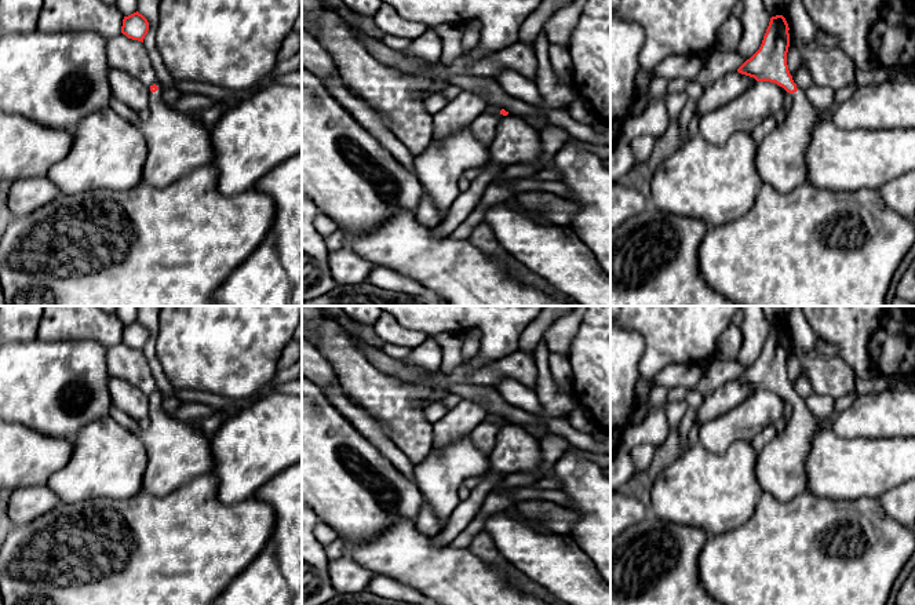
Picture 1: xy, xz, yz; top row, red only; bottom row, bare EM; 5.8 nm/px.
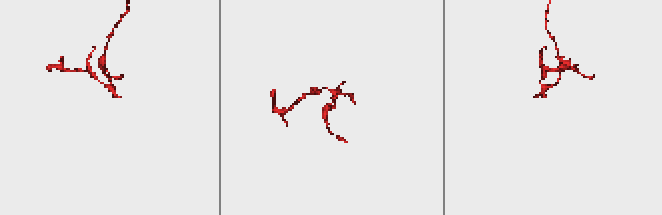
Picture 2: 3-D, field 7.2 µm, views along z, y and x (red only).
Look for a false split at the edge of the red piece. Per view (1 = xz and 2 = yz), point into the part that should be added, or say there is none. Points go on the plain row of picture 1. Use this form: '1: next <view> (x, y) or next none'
1: next none
2: next yz (780, 469)

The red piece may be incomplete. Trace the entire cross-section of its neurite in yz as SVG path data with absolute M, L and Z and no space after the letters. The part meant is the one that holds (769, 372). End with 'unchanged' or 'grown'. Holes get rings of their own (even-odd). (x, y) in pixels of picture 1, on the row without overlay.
M783 324L772 325L759 358L737 378L739 382L754 386L757 390L776 391L794 404L791 422L787 423L781 434L777 434L758 452L755 464L755 474L762 492L770 493L781 503L794 499L808 489L806 458L813 435L820 430L832 429L834 422L834 418L820 419L814 416L803 400L796 397L787 373L788 339L788 332Z; grown

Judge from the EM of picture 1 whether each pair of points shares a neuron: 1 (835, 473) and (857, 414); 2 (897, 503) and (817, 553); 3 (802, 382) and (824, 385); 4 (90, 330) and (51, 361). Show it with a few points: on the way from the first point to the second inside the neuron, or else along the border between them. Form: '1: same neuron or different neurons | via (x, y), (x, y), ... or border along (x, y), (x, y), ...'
1: different neurons | border along (831, 429), (842, 437), (882, 437)
2: different neurons | border along (877, 498), (881, 509), (900, 524)
3: different neurons | border along (801, 368), (813, 392)
4: different neurons | border along (46, 341), (95, 341), (106, 350)

